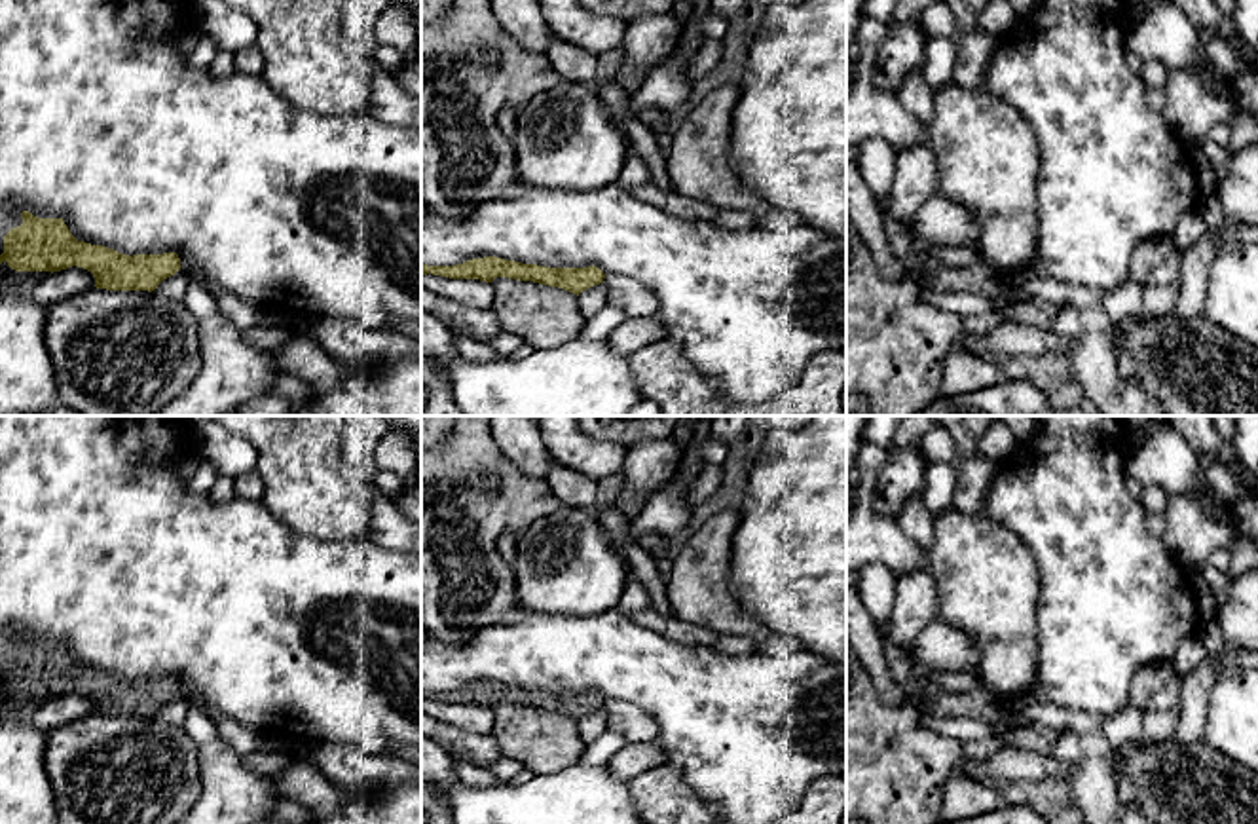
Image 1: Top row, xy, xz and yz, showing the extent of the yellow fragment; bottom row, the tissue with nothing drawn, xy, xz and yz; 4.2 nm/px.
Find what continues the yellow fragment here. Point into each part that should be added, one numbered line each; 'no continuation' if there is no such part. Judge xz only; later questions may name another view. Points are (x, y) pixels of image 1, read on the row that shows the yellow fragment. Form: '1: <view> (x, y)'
no continuation

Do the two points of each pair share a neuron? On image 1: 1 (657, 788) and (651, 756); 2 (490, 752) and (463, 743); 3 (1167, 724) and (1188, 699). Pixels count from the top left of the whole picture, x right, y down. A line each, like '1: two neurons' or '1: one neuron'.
1: two neurons
2: one neuron
3: two neurons

